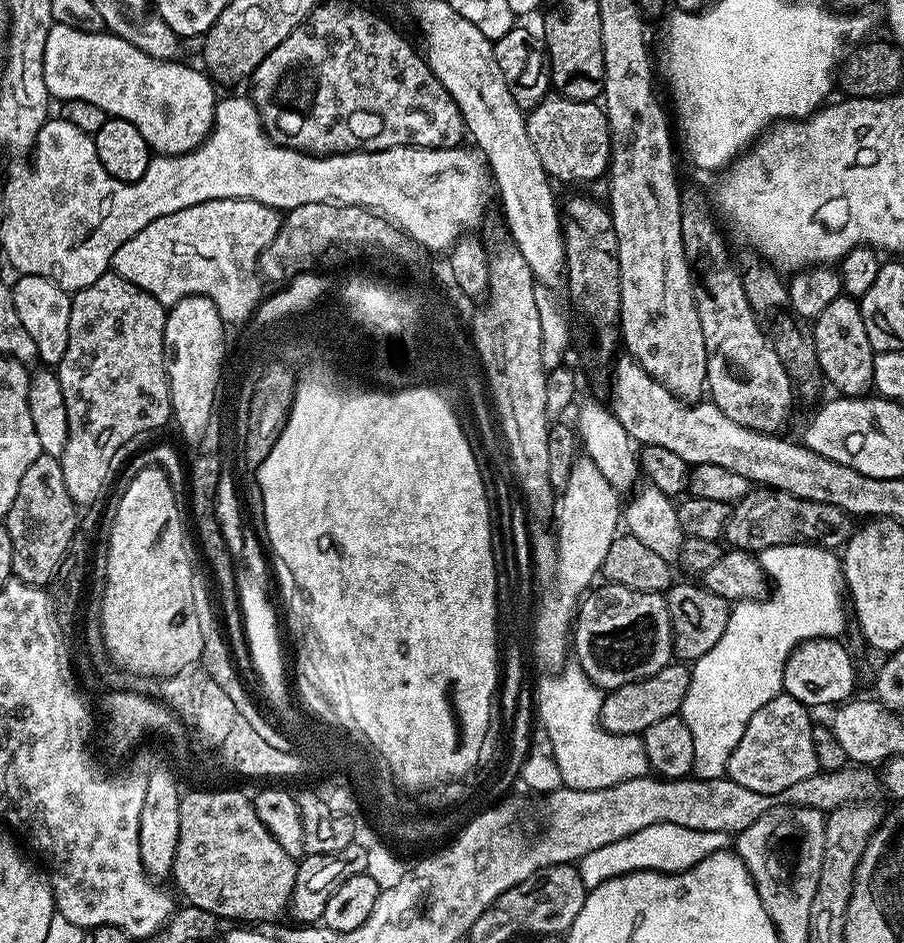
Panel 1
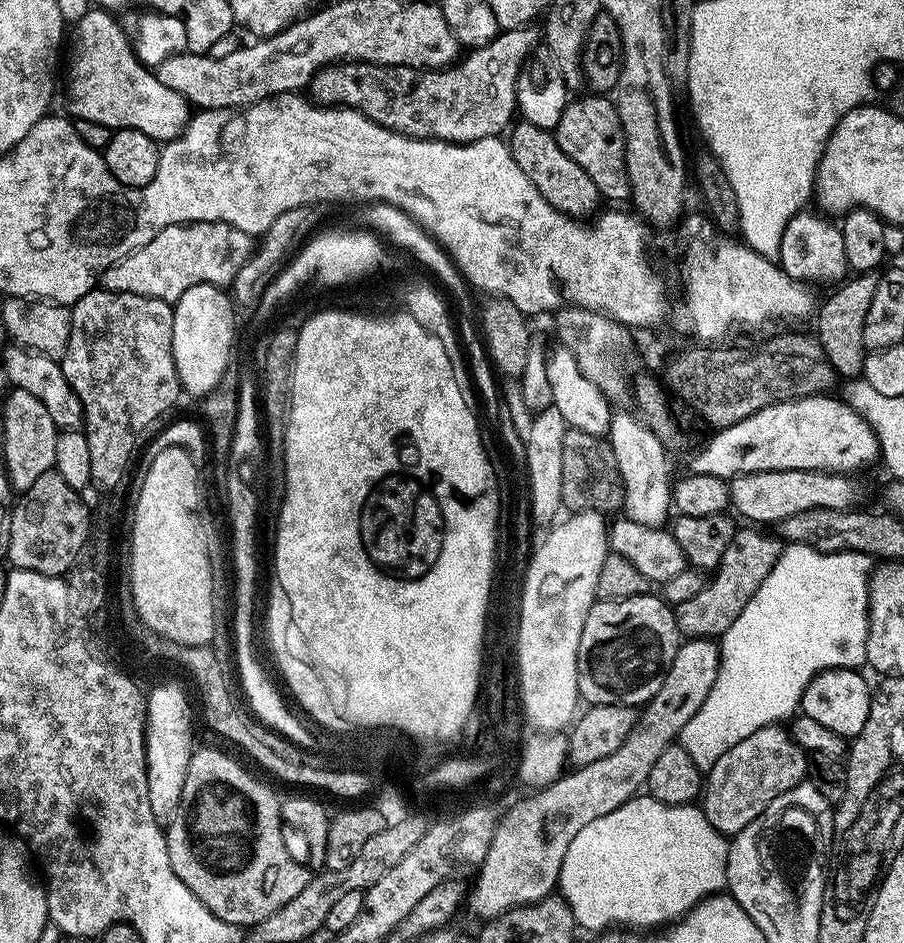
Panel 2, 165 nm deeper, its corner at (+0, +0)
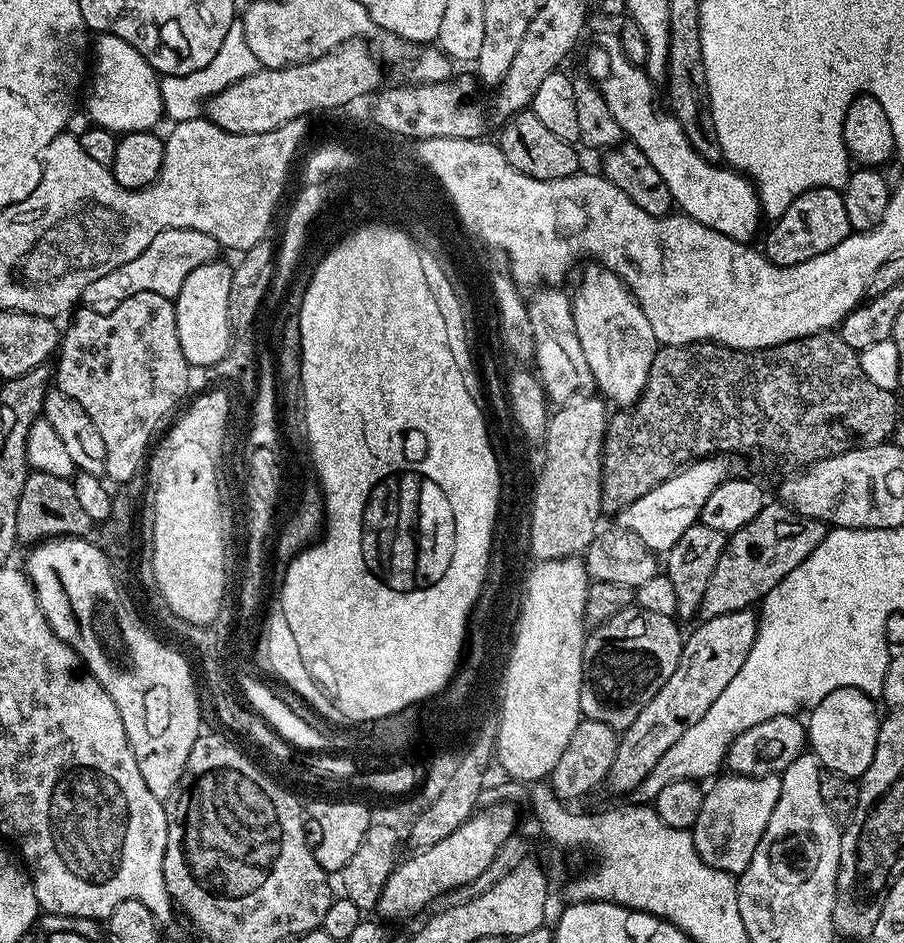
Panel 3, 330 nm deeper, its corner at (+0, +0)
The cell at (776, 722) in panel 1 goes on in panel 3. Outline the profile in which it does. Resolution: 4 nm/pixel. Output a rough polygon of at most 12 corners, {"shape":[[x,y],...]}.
{"shape":[[724,774],[692,841],[736,878],[778,806],[780,776]]}

